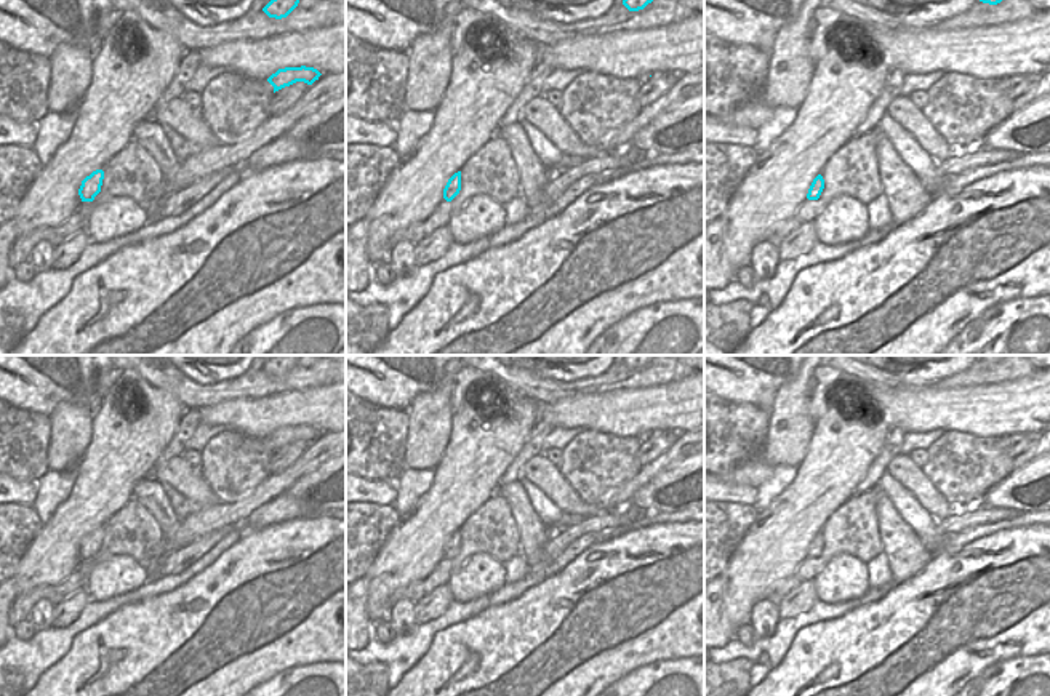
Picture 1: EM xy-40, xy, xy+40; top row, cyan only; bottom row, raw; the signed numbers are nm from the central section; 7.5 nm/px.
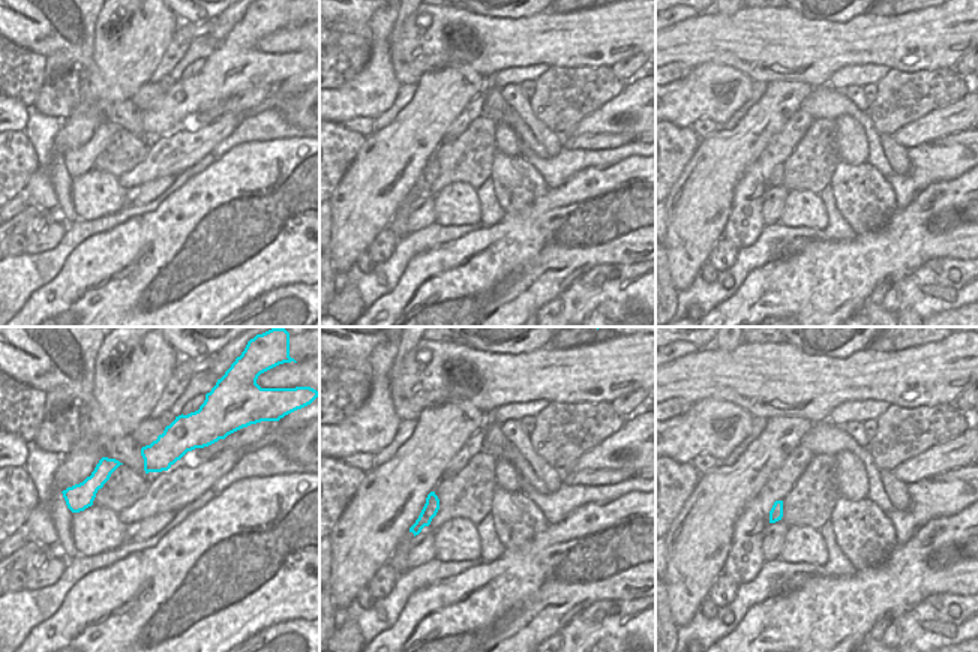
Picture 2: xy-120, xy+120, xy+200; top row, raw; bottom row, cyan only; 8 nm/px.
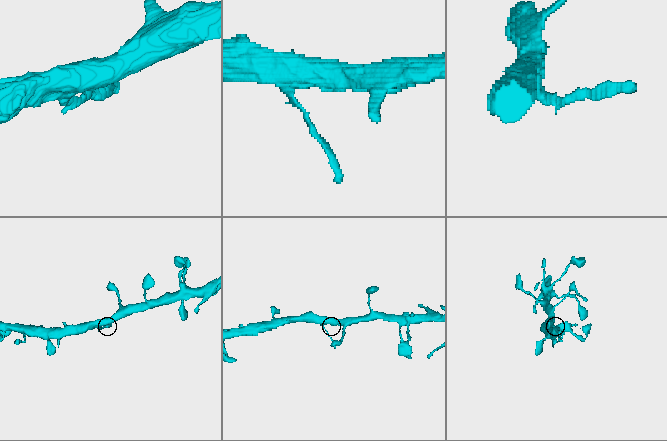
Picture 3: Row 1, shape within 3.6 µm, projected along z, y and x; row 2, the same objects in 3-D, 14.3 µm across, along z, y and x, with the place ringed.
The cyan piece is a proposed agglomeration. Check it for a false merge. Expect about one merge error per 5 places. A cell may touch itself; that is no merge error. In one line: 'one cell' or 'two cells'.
one cell

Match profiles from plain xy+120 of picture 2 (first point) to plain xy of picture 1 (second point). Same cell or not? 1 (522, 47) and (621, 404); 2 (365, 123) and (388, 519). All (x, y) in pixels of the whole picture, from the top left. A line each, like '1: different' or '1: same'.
1: same
2: different

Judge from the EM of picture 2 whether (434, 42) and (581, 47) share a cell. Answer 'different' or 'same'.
same

